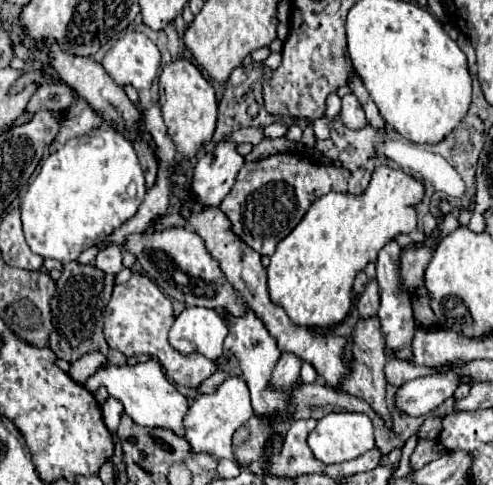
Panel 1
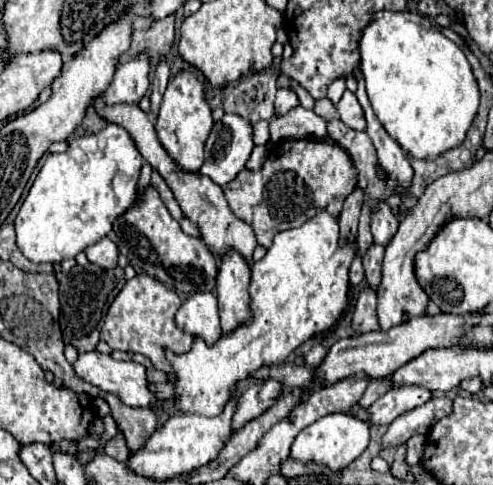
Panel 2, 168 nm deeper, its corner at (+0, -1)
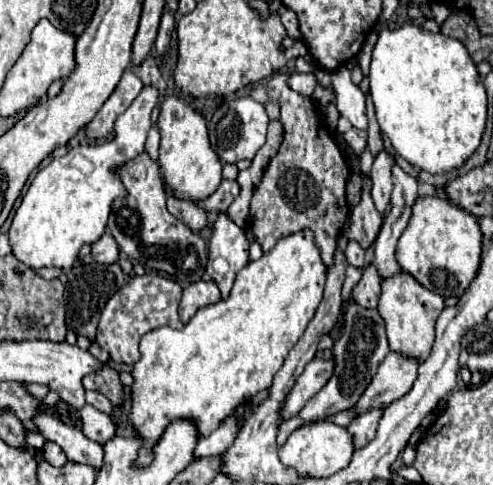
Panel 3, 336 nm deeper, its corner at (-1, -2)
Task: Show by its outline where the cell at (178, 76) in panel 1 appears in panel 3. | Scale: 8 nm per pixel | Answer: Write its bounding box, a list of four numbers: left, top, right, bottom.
[157,97,221,201]

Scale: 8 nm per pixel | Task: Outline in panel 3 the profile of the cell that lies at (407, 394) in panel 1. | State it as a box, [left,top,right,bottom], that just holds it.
[347,409,383,449]

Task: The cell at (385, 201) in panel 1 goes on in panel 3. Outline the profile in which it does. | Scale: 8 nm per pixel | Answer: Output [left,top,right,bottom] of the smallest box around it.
[131,229,325,465]

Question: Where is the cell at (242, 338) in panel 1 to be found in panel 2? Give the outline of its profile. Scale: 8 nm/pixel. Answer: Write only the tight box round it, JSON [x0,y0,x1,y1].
[216,248,250,332]

